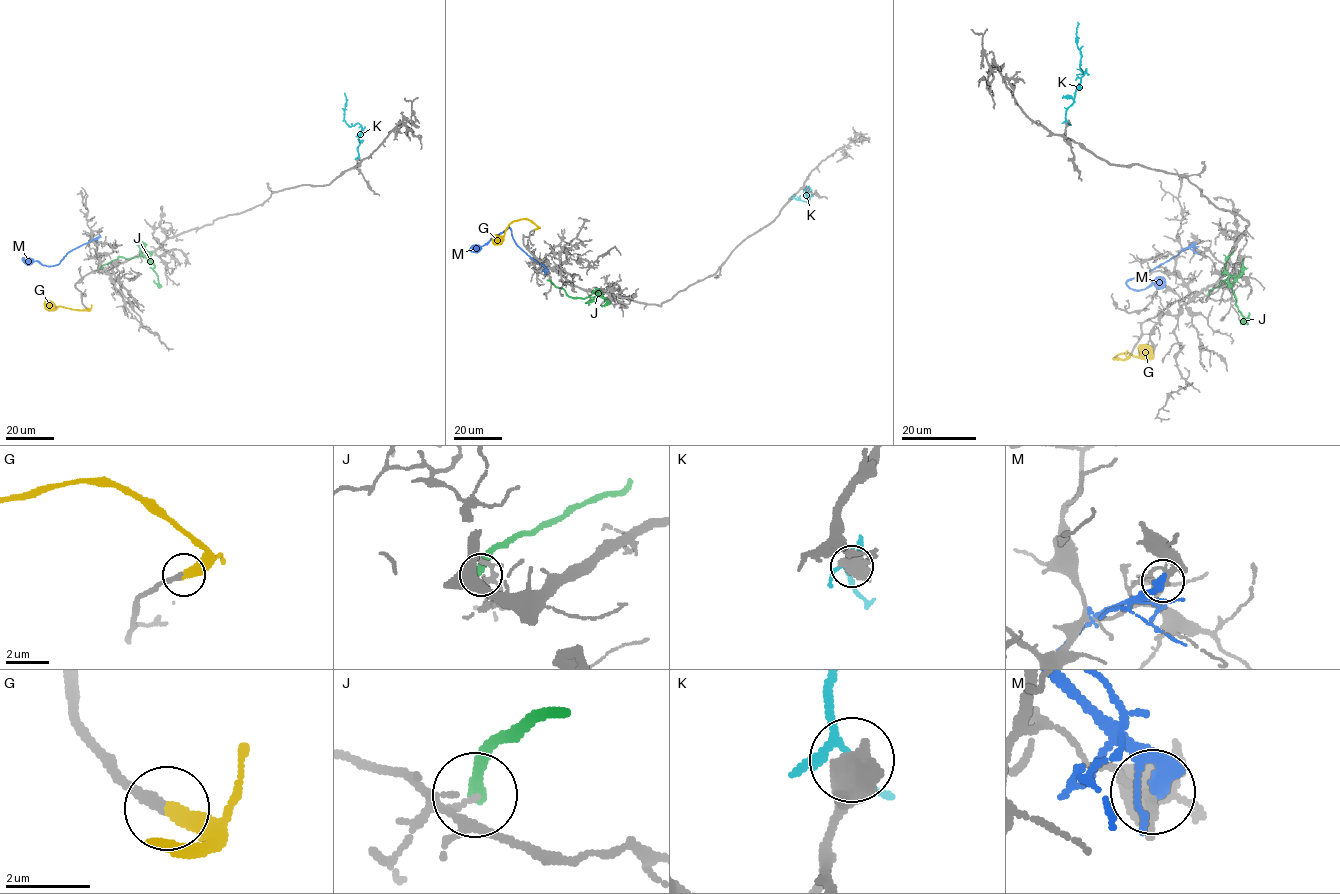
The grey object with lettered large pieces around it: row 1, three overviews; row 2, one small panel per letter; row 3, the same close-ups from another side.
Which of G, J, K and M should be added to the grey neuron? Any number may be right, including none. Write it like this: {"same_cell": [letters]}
{"same_cell": ["G"]}

